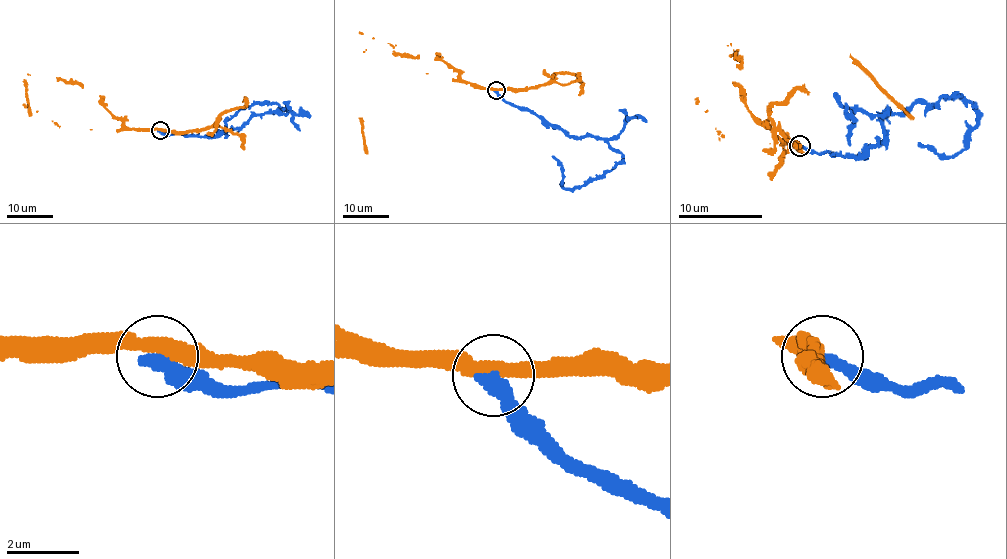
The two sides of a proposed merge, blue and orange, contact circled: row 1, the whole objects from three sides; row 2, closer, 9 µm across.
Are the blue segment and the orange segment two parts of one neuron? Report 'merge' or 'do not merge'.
do not merge

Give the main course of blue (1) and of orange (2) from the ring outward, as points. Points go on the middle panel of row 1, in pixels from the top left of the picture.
1: (495, 90), (570, 136), (602, 138), (622, 159), (572, 188), (563, 186), (561, 167), (552, 155)
2: (495, 90), (471, 86), (435, 53), (401, 57), (365, 50), (361, 118), (365, 153)

